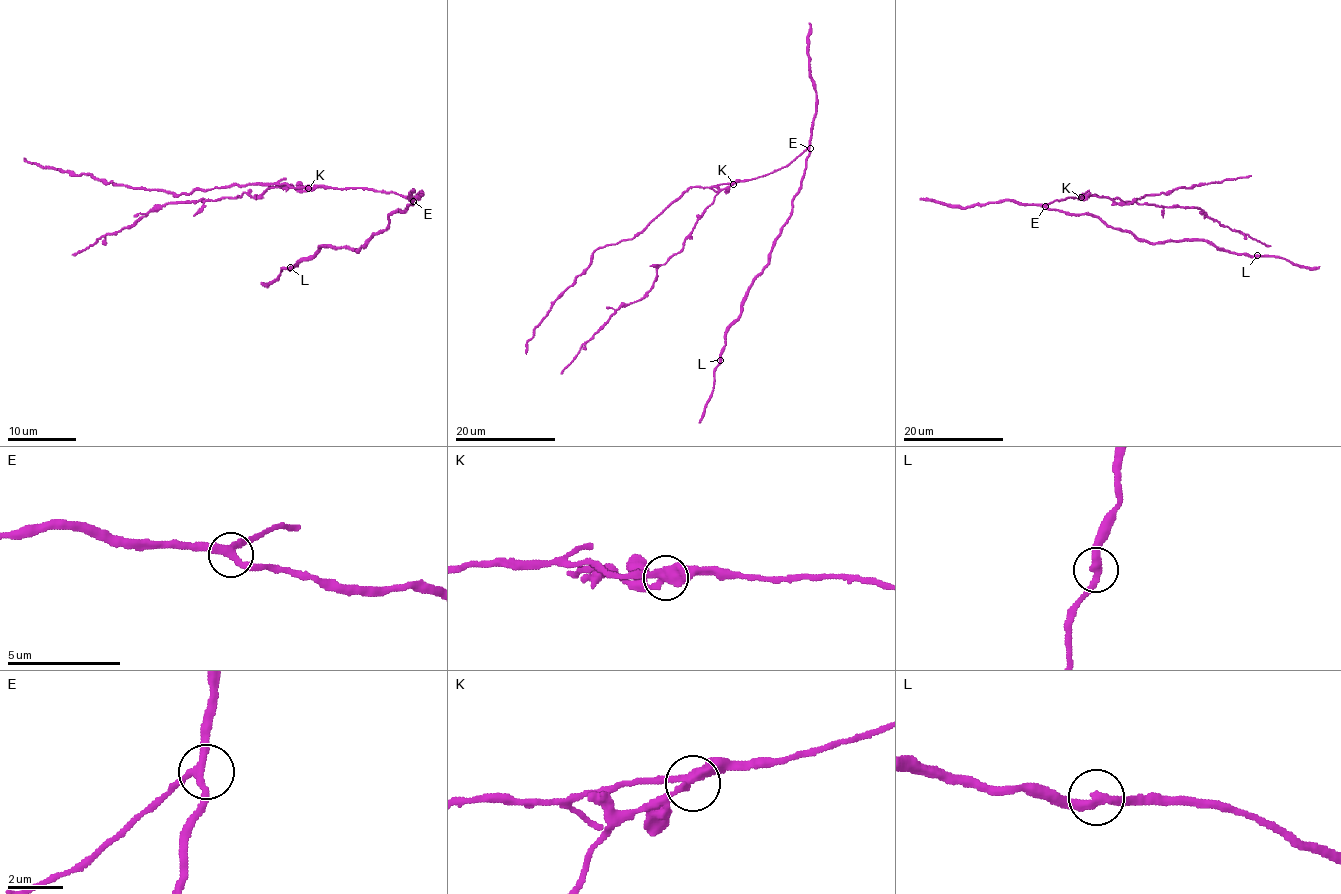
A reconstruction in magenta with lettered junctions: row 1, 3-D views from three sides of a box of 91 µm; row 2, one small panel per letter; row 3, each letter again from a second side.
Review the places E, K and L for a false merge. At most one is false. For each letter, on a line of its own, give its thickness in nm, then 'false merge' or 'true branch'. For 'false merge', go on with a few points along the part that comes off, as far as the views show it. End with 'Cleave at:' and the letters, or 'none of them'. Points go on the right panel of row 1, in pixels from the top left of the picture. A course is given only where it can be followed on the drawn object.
E: 280 nm | true branch
K: 360 nm | false merge | (1080, 198), (1108, 196), (1118, 203), (1198, 208), (1220, 224), (1271, 245)
L: 360 nm | true branch
Cleave at: K

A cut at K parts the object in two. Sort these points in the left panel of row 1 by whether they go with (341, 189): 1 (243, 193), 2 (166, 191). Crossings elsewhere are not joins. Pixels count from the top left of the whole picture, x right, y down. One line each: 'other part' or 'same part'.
1: other part
2: same part

